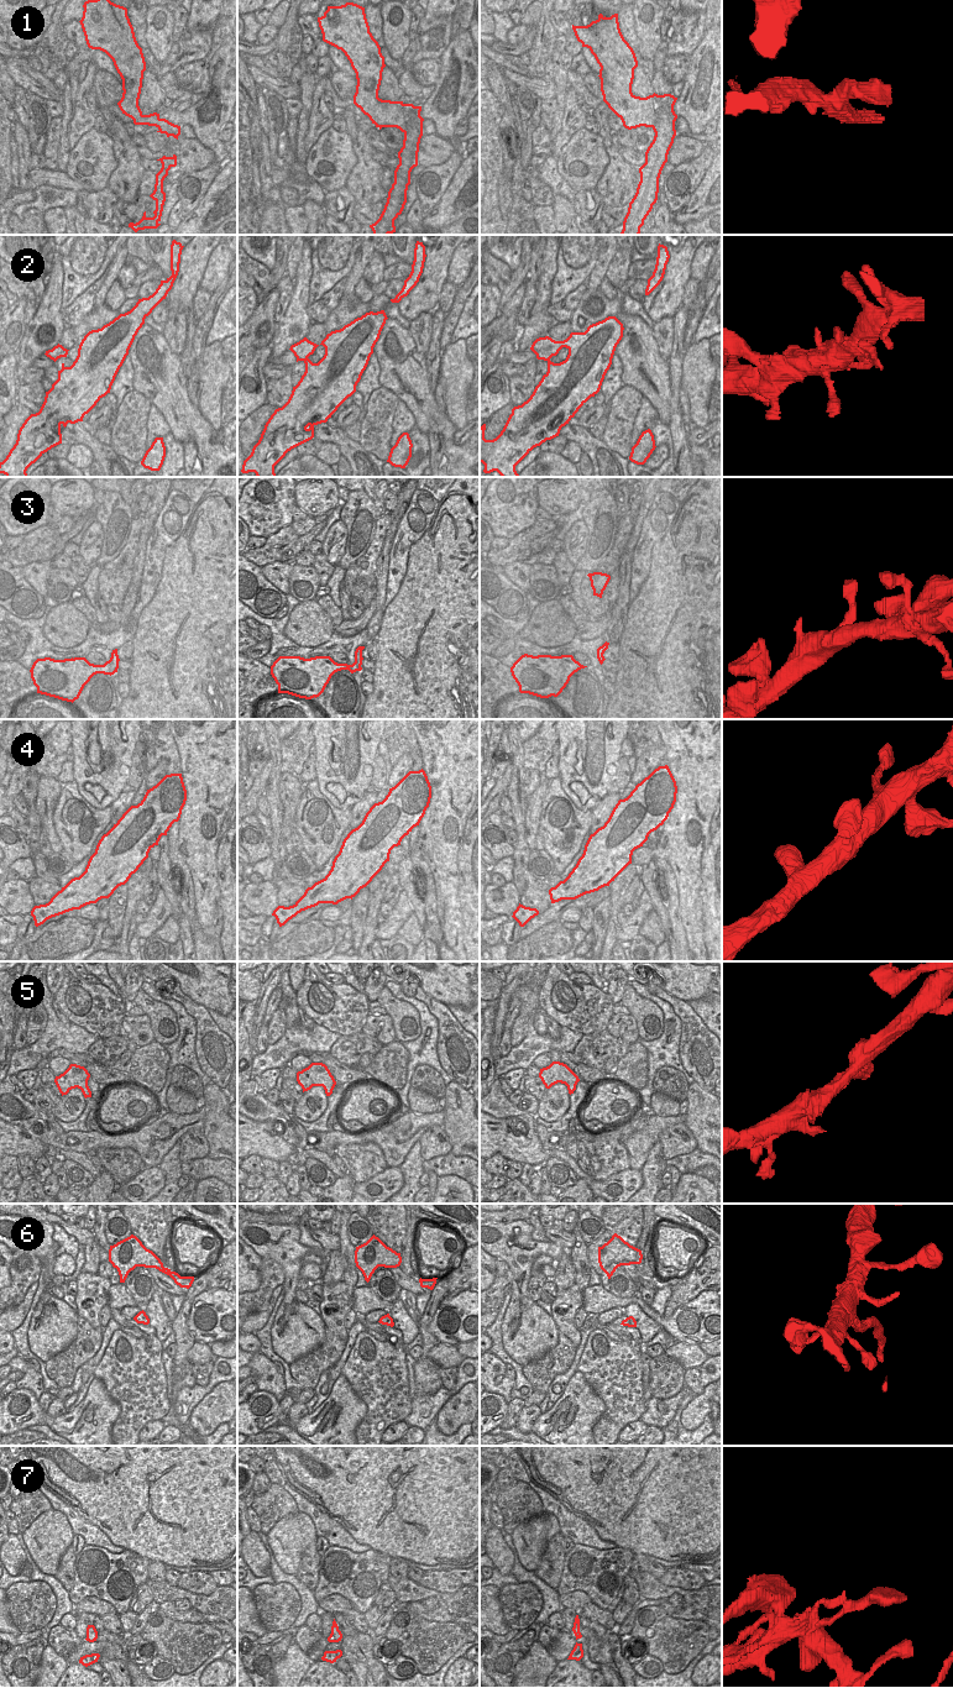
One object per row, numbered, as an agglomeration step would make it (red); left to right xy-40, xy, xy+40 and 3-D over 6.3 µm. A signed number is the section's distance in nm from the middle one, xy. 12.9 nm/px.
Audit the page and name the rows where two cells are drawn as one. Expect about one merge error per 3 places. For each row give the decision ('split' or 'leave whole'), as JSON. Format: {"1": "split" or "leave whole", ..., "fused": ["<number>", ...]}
{"1": "split", "2": "leave whole", "3": "leave whole", "4": "leave whole", "5": "leave whole", "6": "split", "7": "leave whole", "fused": ["1", "6"]}

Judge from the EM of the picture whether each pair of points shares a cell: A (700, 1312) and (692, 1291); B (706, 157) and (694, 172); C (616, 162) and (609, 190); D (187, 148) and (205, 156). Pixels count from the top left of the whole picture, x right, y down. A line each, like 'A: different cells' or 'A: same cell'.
A: different cells
B: same cell
C: same cell
D: same cell

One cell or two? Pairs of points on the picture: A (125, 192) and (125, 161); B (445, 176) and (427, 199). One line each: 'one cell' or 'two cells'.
A: one cell
B: one cell

